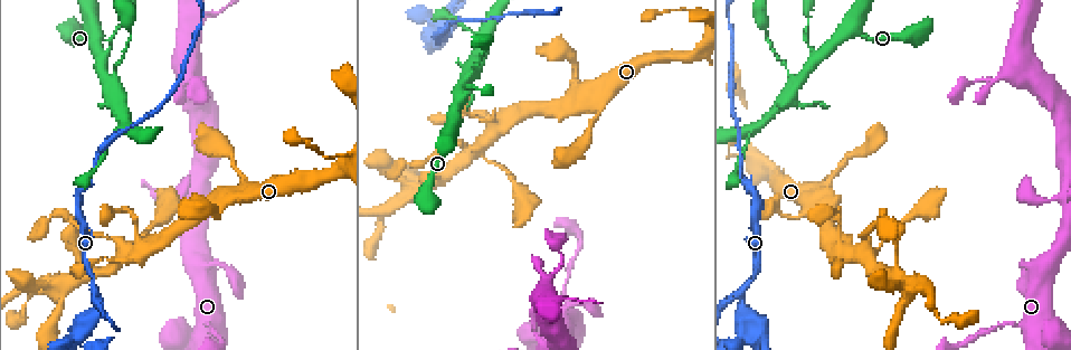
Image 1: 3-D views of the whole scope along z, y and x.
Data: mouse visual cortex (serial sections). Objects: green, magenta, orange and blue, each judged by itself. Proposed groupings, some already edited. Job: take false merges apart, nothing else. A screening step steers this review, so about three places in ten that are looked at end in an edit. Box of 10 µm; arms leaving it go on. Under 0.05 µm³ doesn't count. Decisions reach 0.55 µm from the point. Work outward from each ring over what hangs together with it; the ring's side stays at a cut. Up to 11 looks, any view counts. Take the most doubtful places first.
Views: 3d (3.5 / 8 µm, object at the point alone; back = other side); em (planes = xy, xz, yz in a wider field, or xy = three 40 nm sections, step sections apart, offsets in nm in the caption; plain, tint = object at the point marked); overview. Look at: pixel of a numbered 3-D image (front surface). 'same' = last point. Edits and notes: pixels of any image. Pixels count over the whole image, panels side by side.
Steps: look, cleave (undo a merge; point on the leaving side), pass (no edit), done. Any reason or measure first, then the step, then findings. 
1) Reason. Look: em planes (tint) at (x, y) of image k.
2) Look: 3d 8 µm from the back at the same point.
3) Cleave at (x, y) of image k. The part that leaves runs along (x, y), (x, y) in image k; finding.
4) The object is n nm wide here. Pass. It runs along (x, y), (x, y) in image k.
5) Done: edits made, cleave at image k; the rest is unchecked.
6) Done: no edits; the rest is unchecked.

Look: 3d 3.5 µm at (439, 26) of image 1.

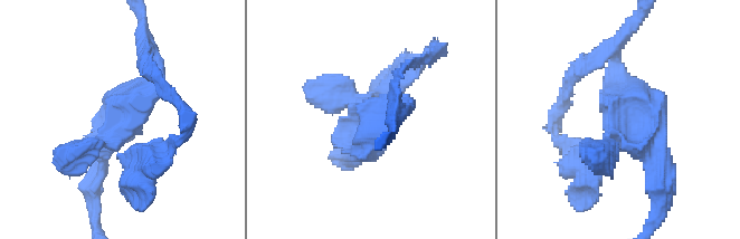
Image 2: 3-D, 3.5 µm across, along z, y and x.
Look: em xy step 2 (tint) at (120, 127) of image 2.

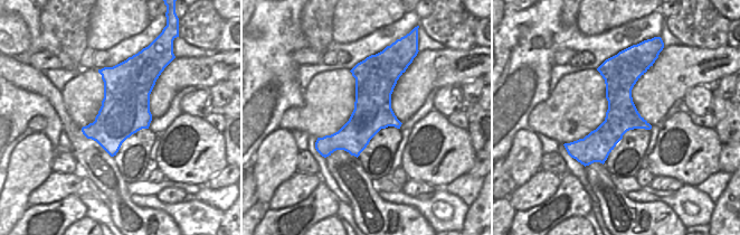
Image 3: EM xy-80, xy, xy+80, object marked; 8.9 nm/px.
Pass. It runs along (376, 60), (372, 109), (324, 153) in image 3; one cell here.

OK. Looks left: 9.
Arms part here. Look: 3d 3.5 µm at (469, 78) of image 1.

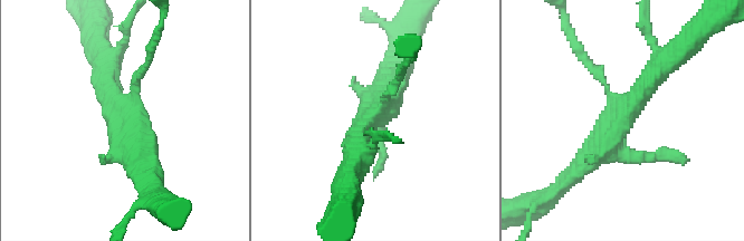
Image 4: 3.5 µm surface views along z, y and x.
Look: em xy step 1 (tint) at (624, 116) of image 4.

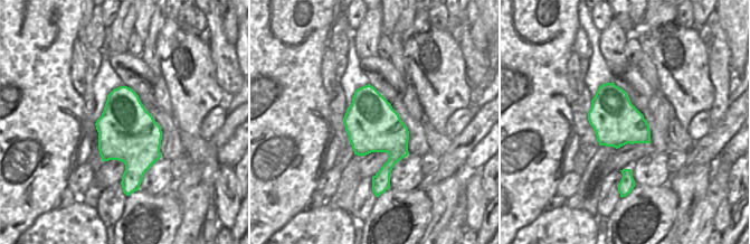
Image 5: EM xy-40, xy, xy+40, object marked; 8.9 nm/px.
Pass. It runs along (671, 57), (594, 153), (576, 170) in image 4; continuous, no second cell.

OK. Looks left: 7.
Look: 3d 3.5 µm at (122, 254) of image 1.

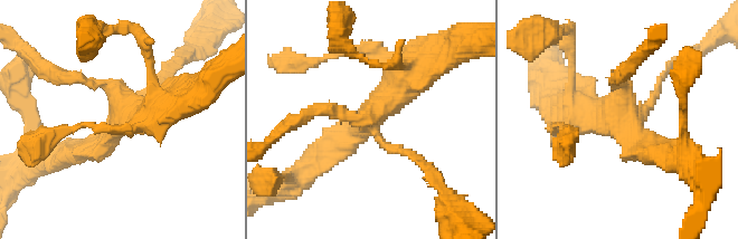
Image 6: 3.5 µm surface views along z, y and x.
Need the tissue. Look: em xy step 2 (tint) at (623, 122) of image 6.

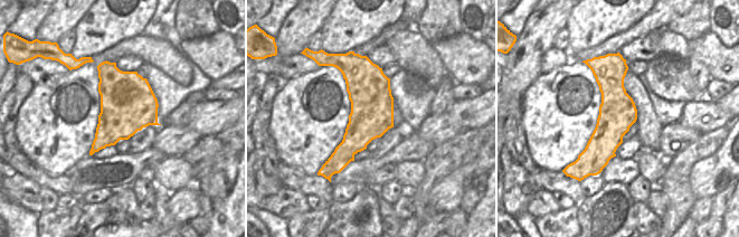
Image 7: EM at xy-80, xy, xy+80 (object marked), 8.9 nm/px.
Pass. It runs along (419, 60), (361, 126), (317, 152) in image 6; all the same cell.

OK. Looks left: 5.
Look: 3d 3.5 µm at (68, 284) of image 1.

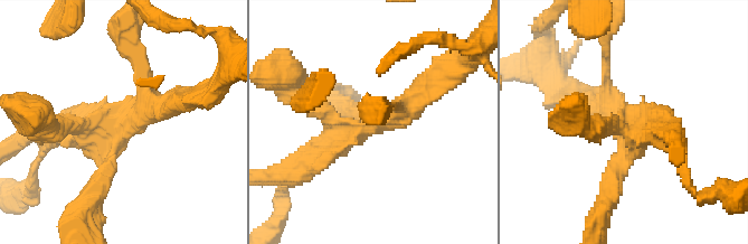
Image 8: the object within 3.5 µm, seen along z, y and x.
Look: em xy step 5 (tint) at (128, 125) of image 8.

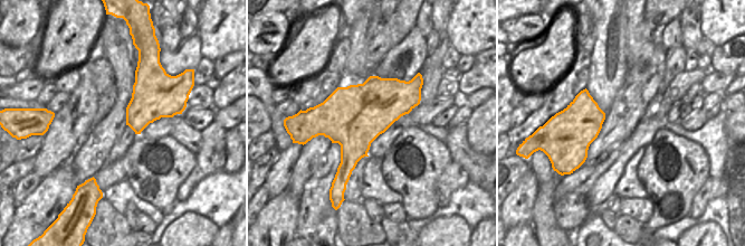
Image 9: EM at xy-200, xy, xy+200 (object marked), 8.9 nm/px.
Look: em planes (tint) at the same point.

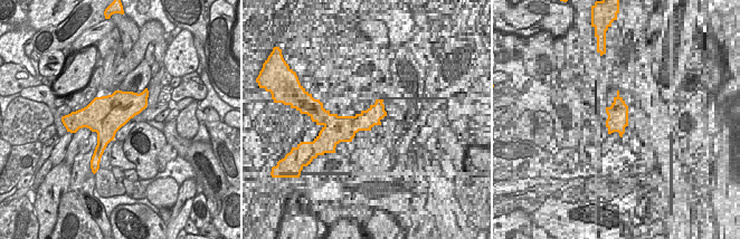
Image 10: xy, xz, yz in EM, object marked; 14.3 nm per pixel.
Pass. It runs along (429, 78), (391, 118), (313, 156) in image 8; continuous, no second cell.

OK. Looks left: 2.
Sudden change in width. Look: 3d 3.5 µm at (202, 82) of image 1.

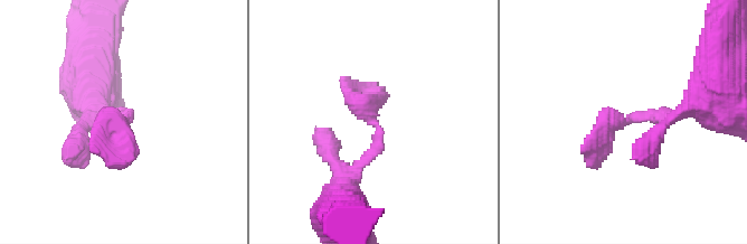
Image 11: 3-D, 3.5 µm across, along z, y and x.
Shape alone is not enough. Look: em xy step 1 (tint) at (374, 125) of image 11.

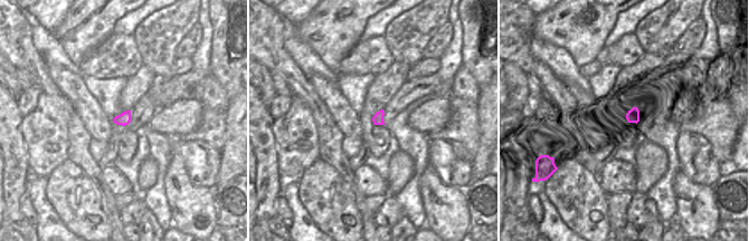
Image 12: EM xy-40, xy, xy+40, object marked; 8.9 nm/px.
Pass. It runs along (688, 108), (611, 122), (588, 167) in image 11; continuous, no second cell.

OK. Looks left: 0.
Done: no edits; the rest is unchecked.

